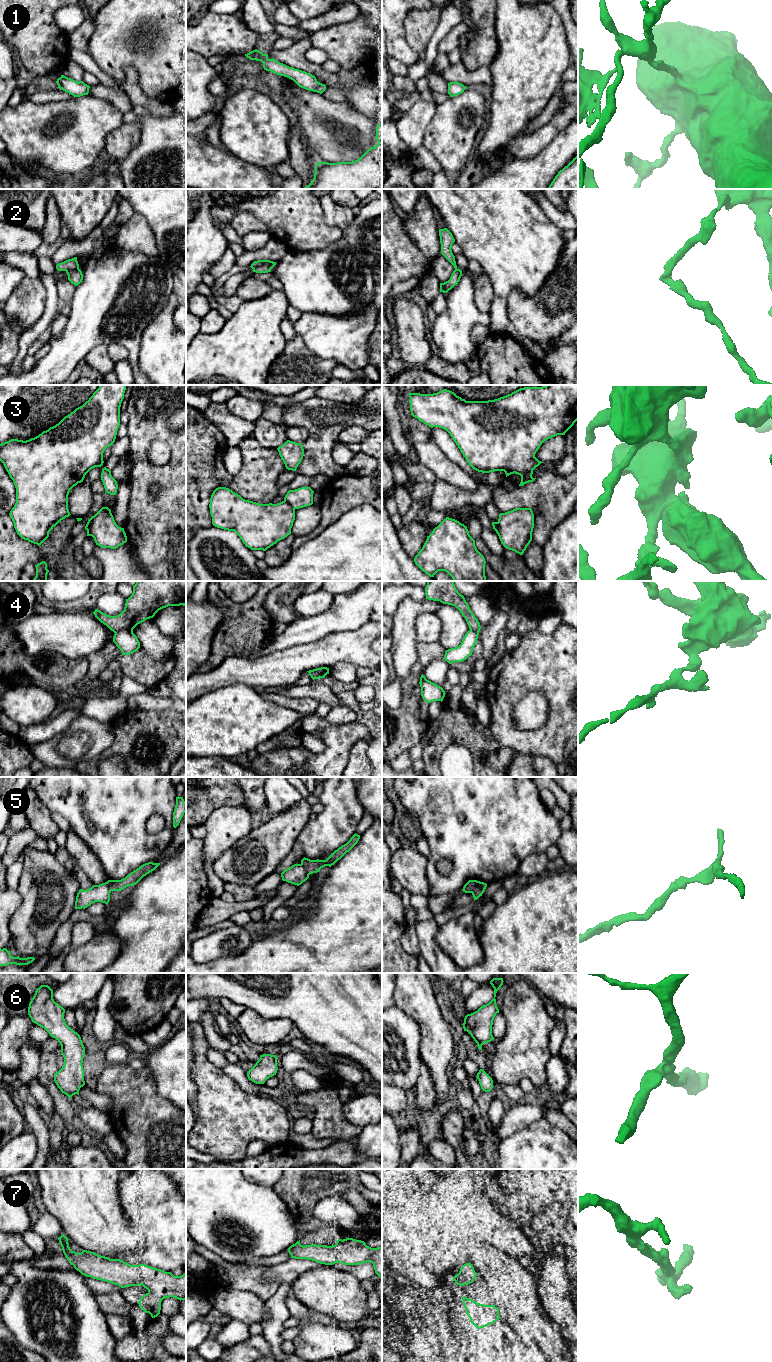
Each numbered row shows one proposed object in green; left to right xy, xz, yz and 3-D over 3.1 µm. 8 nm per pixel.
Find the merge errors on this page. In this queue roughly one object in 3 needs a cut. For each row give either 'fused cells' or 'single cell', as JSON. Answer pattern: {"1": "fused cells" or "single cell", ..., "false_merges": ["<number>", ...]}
{"1": "single cell", "2": "fused cells", "3": "fused cells", "4": "fused cells", "5": "fused cells", "6": "single cell", "7": "single cell", "false_merges": ["2", "3", "4", "5"]}

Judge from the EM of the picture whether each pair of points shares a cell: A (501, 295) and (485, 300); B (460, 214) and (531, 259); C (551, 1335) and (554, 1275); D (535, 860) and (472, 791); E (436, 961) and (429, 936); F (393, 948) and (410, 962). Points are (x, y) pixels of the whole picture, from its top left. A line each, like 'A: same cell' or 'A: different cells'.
A: different cells
B: same cell
C: different cells
D: different cells
E: same cell
F: same cell

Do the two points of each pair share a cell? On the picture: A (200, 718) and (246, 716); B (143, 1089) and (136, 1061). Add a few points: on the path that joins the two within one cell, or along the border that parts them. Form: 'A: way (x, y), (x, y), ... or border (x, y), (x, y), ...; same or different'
A: way (211, 718), (235, 718); same
B: border (127, 1062), (134, 1069), (144, 1067); different

